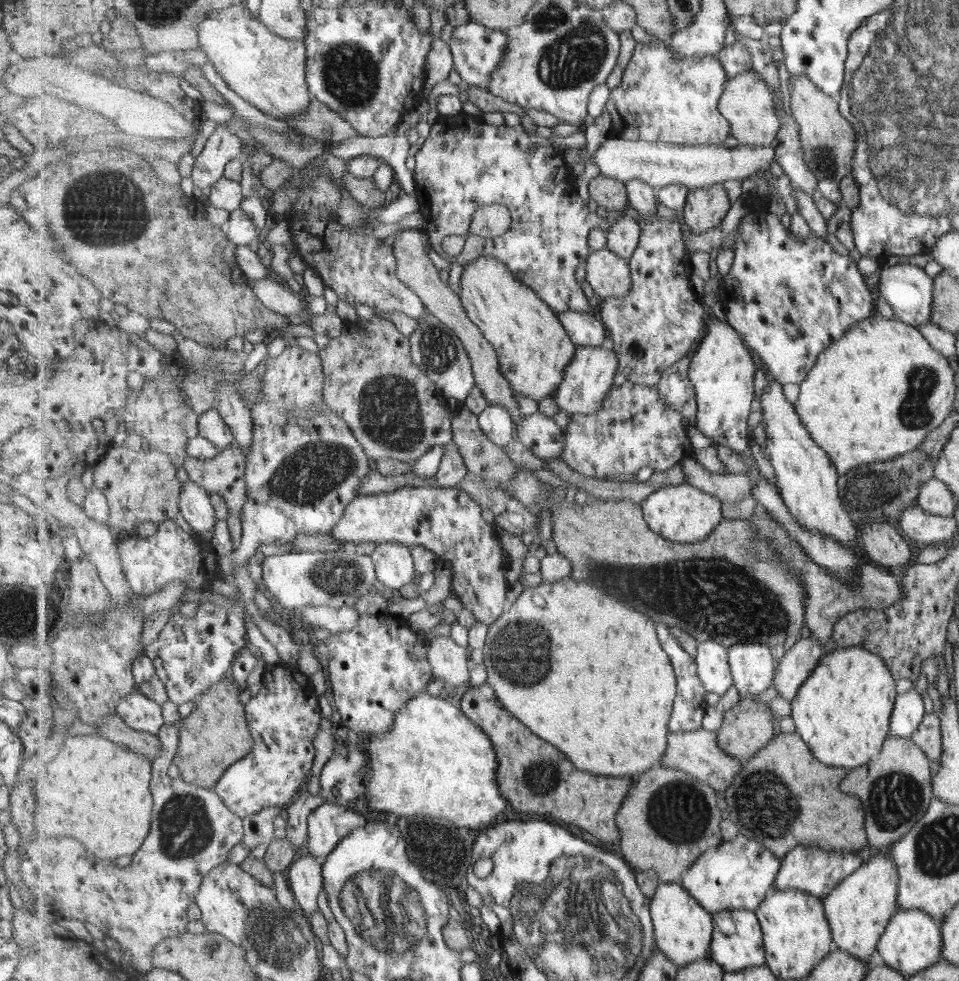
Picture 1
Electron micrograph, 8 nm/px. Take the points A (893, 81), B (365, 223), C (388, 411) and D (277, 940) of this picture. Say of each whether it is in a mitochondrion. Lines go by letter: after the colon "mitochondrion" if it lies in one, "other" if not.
A: mitochondrion
B: other
C: mitochondrion
D: mitochondrion

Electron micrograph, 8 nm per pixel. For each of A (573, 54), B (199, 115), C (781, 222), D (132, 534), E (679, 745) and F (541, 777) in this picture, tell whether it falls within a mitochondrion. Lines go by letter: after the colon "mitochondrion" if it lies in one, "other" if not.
A: mitochondrion
B: other
C: other
D: other
E: other
F: mitochondrion

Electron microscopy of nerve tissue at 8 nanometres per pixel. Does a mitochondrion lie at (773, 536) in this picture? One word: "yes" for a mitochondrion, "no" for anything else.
yes

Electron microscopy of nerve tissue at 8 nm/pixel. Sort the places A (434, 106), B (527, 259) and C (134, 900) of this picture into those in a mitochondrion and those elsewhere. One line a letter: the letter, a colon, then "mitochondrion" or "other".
A: other
B: mitochondrion
C: other

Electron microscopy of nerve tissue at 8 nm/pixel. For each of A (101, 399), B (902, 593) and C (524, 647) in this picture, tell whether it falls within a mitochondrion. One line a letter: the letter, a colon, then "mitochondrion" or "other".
A: other
B: other
C: mitochondrion

